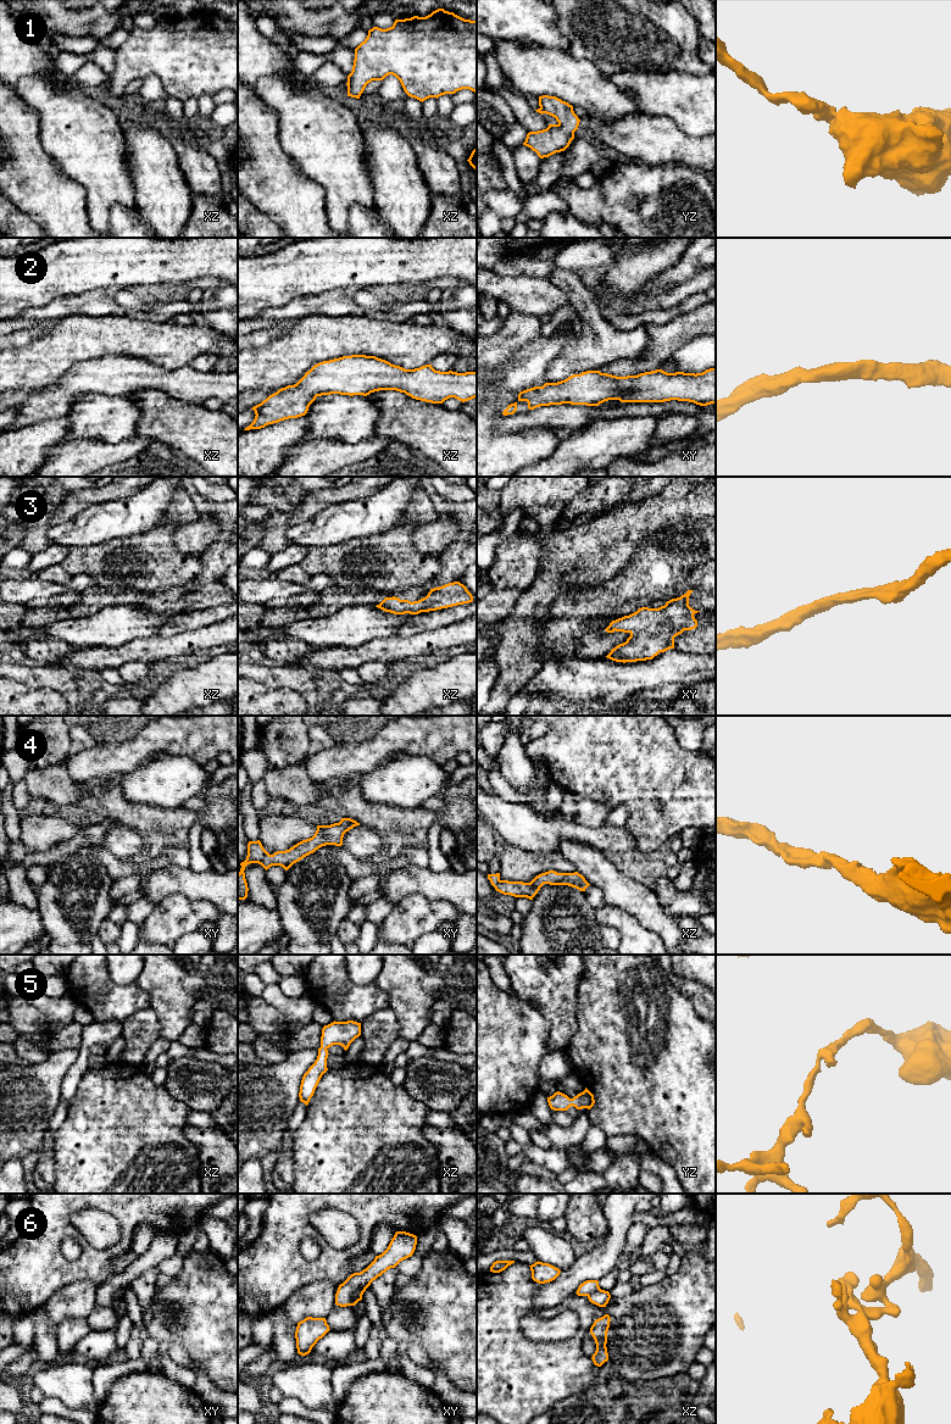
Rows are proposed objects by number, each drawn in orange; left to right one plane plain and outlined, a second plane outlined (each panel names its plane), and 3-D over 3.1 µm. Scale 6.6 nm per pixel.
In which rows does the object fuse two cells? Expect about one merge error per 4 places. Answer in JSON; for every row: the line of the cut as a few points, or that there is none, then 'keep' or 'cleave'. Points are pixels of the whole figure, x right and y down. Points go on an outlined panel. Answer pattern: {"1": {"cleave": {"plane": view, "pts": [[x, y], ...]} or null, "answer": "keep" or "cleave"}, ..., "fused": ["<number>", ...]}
{"1": {"cleave": null, "answer": "keep"}, "2": {"cleave": null, "answer": "keep"}, "3": {"cleave": null, "answer": "keep"}, "4": {"cleave": null, "answer": "keep"}, "5": {"cleave": null, "answer": "keep"}, "6": {"cleave": {"plane": "xy", "pts": [[367, 1284], [363, 1284], [355, 1291], [352, 1305]]}, "answer": "cleave"}, "fused": ["6"]}

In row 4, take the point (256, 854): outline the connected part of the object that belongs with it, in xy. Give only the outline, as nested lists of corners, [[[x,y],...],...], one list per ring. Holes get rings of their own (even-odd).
[[[341,818],[339,823],[330,825],[317,825],[317,830],[312,838],[297,842],[289,850],[277,851],[273,855],[269,855],[263,849],[260,840],[249,841],[246,860],[240,863],[241,868],[238,873],[238,900],[245,900],[248,897],[249,888],[244,873],[248,864],[258,863],[266,870],[272,866],[280,866],[288,870],[294,863],[313,853],[322,846],[341,846],[344,834],[356,825],[360,825],[360,823],[351,818]]]

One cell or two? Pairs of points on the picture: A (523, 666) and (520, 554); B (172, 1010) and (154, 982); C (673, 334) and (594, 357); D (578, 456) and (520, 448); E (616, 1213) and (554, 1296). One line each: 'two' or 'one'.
A: two
B: one
C: two
D: two
E: one

